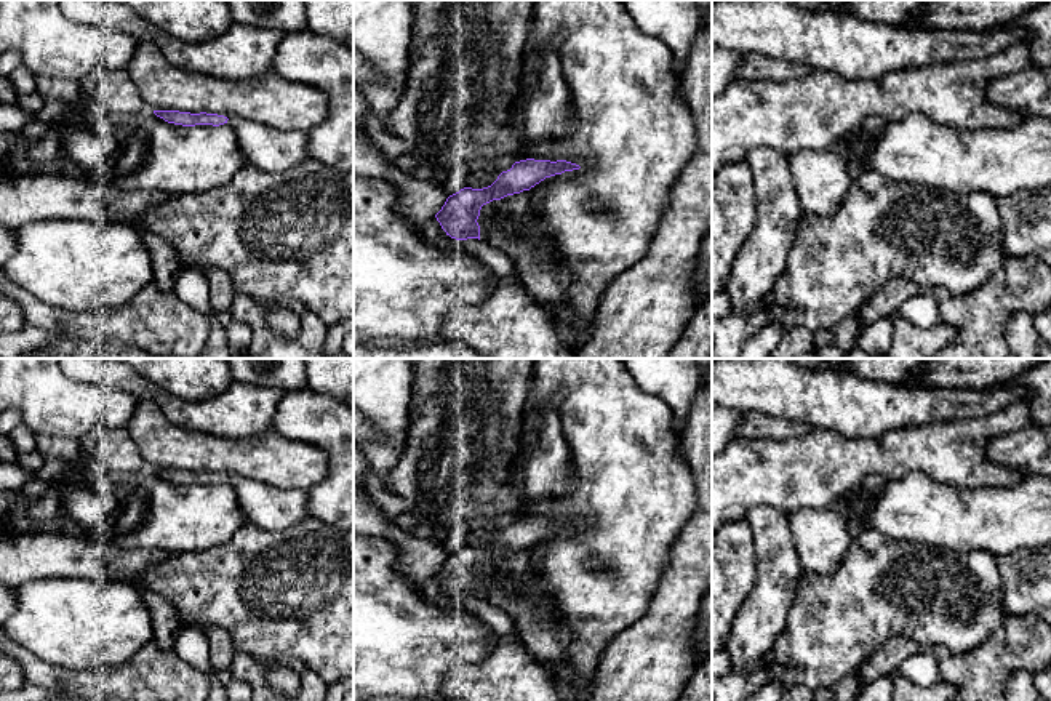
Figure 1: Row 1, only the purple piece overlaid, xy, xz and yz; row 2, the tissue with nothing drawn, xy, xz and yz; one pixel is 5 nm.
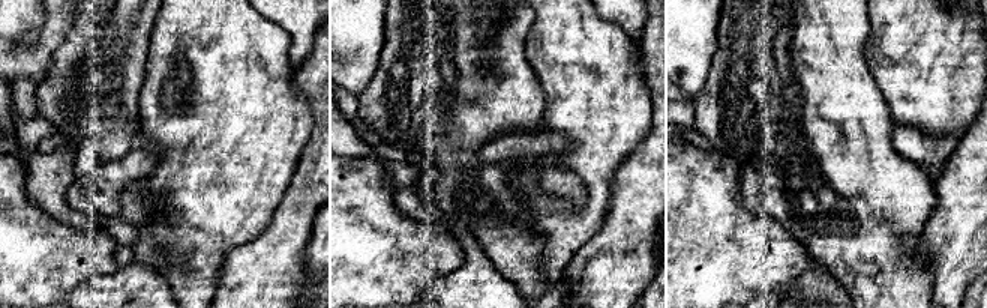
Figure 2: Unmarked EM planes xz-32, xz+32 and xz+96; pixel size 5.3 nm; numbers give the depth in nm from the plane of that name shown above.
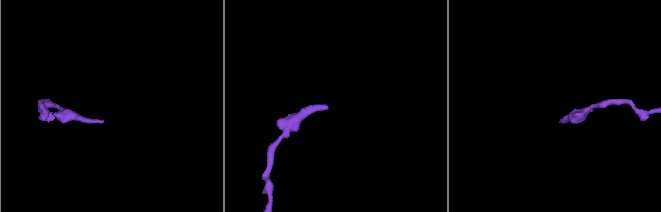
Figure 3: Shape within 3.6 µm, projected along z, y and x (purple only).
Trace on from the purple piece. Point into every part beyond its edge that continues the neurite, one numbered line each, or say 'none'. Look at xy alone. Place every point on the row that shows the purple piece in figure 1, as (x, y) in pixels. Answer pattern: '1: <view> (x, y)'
1: xy (269, 149)

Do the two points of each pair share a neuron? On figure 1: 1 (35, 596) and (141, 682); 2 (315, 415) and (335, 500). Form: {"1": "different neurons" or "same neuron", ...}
{"1": "different neurons", "2": "same neuron"}

